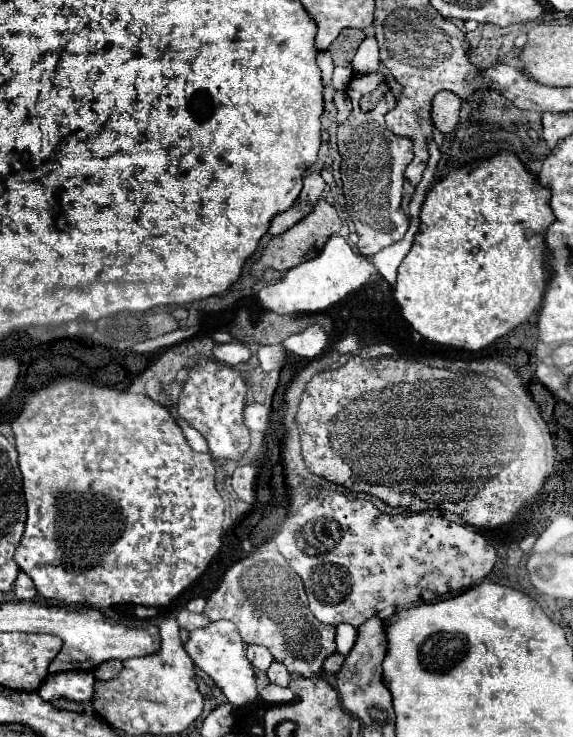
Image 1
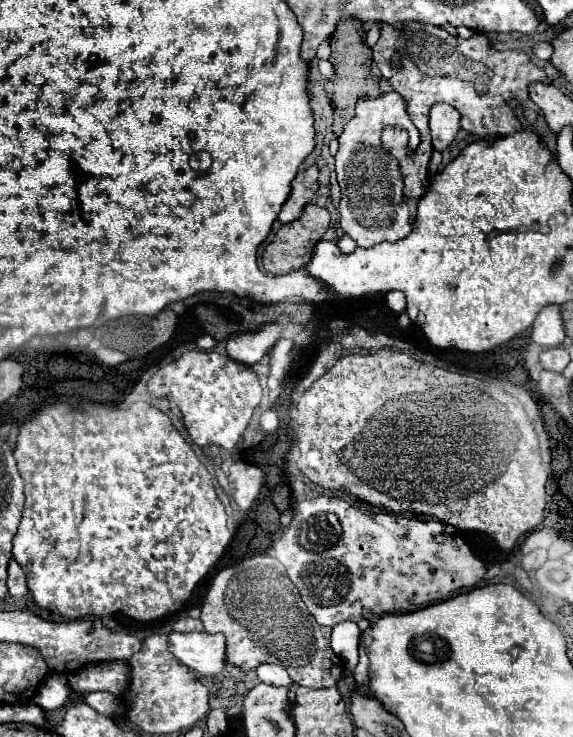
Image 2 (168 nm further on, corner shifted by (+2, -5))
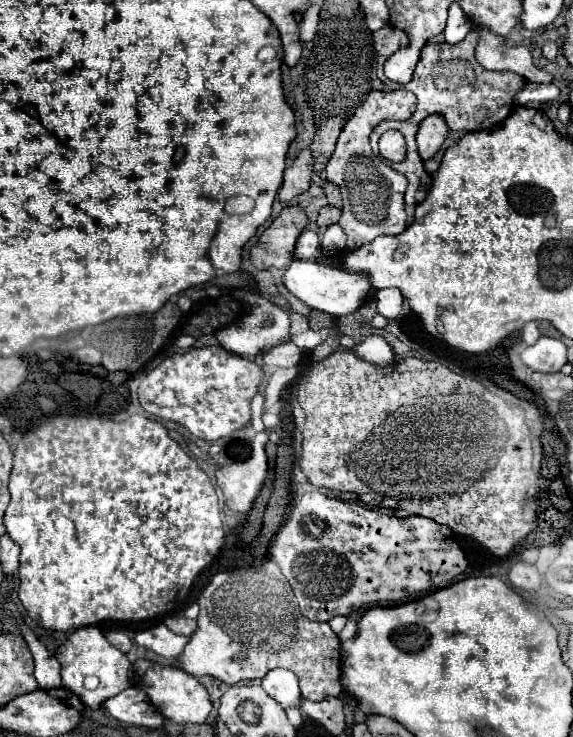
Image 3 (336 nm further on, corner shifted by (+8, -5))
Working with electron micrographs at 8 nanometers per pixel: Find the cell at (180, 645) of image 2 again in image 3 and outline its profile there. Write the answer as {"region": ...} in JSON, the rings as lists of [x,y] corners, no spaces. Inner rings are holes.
{"region":[[[157,624],[157,626],[149,628],[149,630],[137,632],[135,642],[141,648],[147,648],[147,650],[163,656],[163,658],[173,660],[173,658],[179,658],[183,654],[183,648],[187,646],[189,638],[171,632],[165,624]]]}

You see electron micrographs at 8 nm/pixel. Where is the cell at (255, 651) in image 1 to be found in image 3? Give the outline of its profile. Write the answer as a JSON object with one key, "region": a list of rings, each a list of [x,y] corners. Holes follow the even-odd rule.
{"region":[[[275,668],[275,670],[267,672],[261,686],[283,708],[301,704],[301,690],[299,690],[299,684],[297,684],[297,676],[293,672],[289,672],[289,670]]]}

